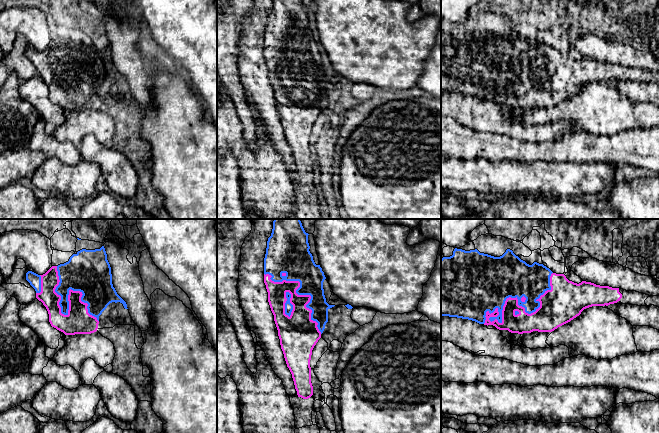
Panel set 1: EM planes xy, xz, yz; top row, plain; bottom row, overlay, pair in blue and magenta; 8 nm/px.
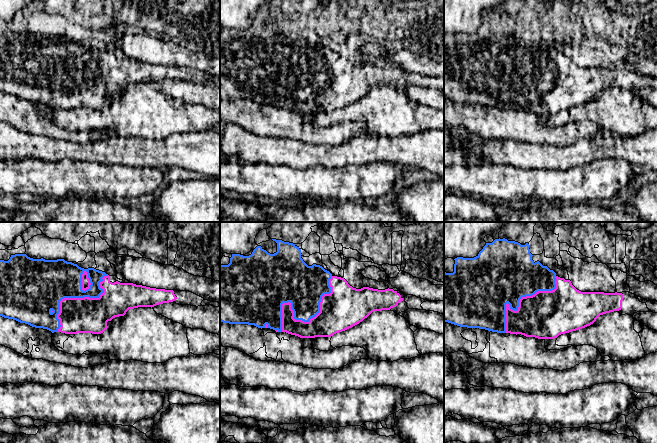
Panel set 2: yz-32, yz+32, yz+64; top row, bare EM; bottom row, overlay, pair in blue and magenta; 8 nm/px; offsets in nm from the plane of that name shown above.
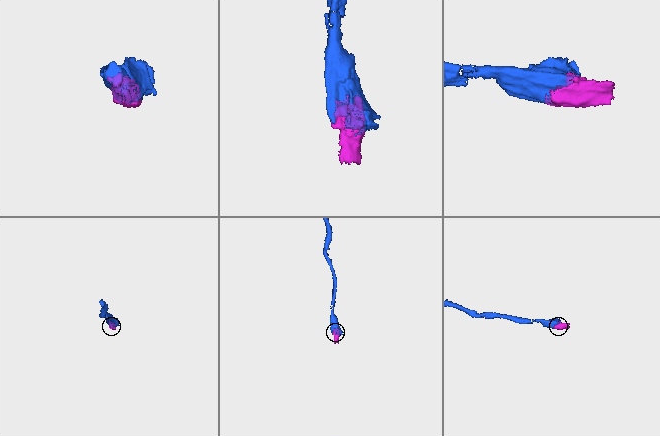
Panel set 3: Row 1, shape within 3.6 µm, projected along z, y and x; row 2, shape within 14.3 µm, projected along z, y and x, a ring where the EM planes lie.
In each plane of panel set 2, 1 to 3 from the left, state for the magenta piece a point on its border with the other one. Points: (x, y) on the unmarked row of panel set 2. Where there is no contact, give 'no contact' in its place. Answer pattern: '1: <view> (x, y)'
1: yz-32 (76, 73)
2: yz+32 (301, 95)
3: yz+64 (519, 76)

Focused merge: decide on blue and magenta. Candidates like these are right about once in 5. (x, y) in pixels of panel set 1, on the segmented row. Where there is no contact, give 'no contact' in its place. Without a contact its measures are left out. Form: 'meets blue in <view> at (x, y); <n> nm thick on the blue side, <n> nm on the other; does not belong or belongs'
meets blue in yz at (514, 297); 400 nm thick on the blue side, 160 nm on the other; belongs

